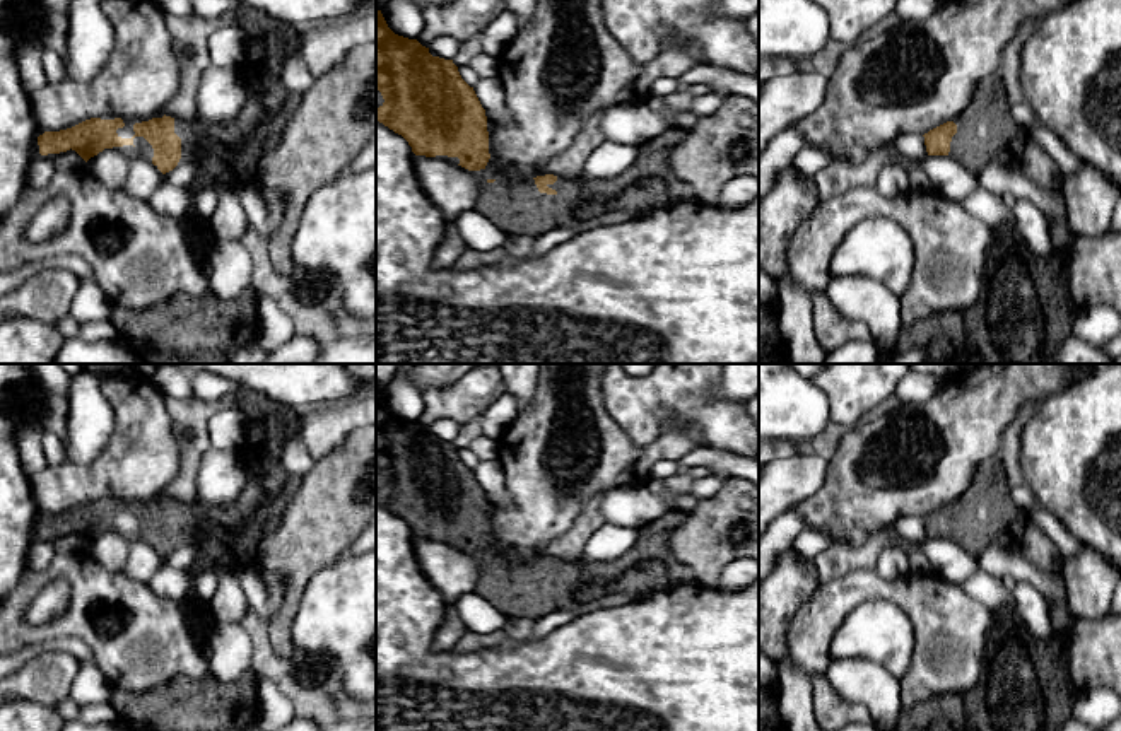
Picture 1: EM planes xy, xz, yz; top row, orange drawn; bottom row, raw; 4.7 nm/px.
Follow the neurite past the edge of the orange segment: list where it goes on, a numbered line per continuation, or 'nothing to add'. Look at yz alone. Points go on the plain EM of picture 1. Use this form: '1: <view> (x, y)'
1: yz (986, 514)

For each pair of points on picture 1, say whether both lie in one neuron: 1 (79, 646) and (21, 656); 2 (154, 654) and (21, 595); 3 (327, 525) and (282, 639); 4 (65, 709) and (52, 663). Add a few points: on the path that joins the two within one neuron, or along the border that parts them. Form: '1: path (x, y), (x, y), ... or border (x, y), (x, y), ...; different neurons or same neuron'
1: path (65, 644), (46, 644), (35, 649); same neuron
2: path (134, 615), (81, 573), (60, 573); same neuron
3: path (298, 554), (296, 586), (287, 610); same neuron
4: border (69, 695), (55, 706); different neurons

